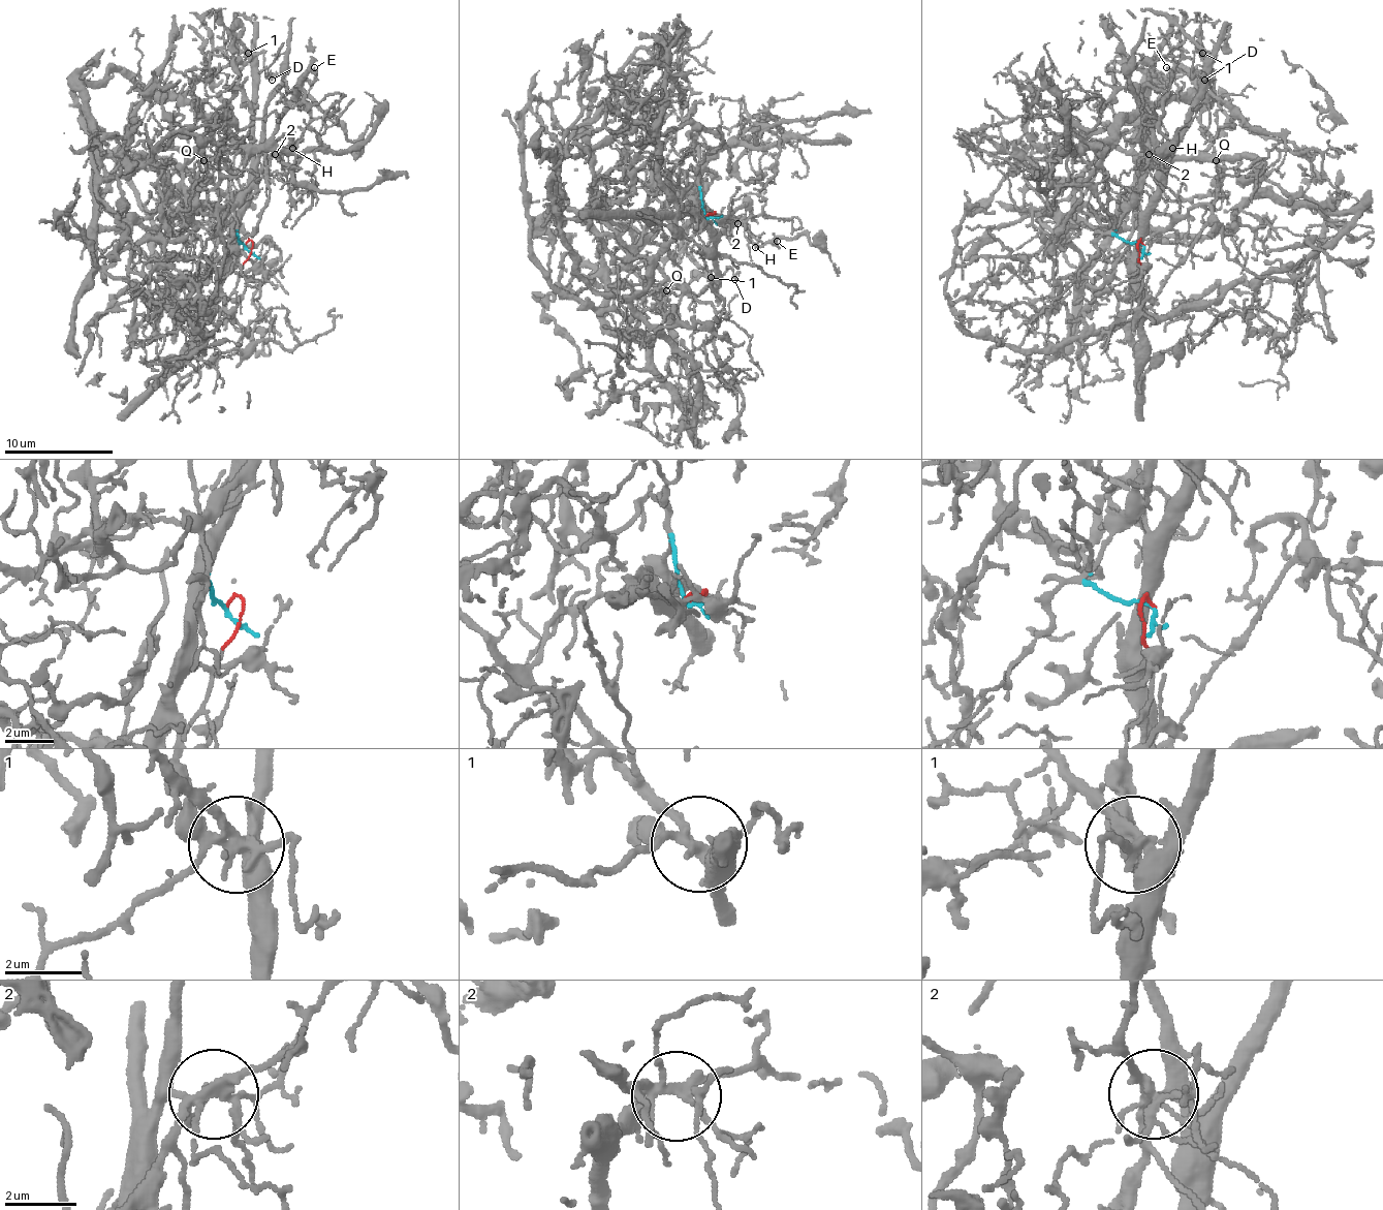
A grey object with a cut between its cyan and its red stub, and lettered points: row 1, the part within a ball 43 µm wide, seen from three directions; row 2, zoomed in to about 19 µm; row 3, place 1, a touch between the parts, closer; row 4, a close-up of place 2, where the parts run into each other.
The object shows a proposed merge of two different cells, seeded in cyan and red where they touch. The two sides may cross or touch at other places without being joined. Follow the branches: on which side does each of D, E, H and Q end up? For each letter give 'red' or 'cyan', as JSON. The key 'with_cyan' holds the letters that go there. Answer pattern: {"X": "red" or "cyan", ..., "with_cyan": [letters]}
{"D": "cyan", "E": "red", "H": "red", "Q": "cyan", "with_cyan": ["D", "Q"]}

